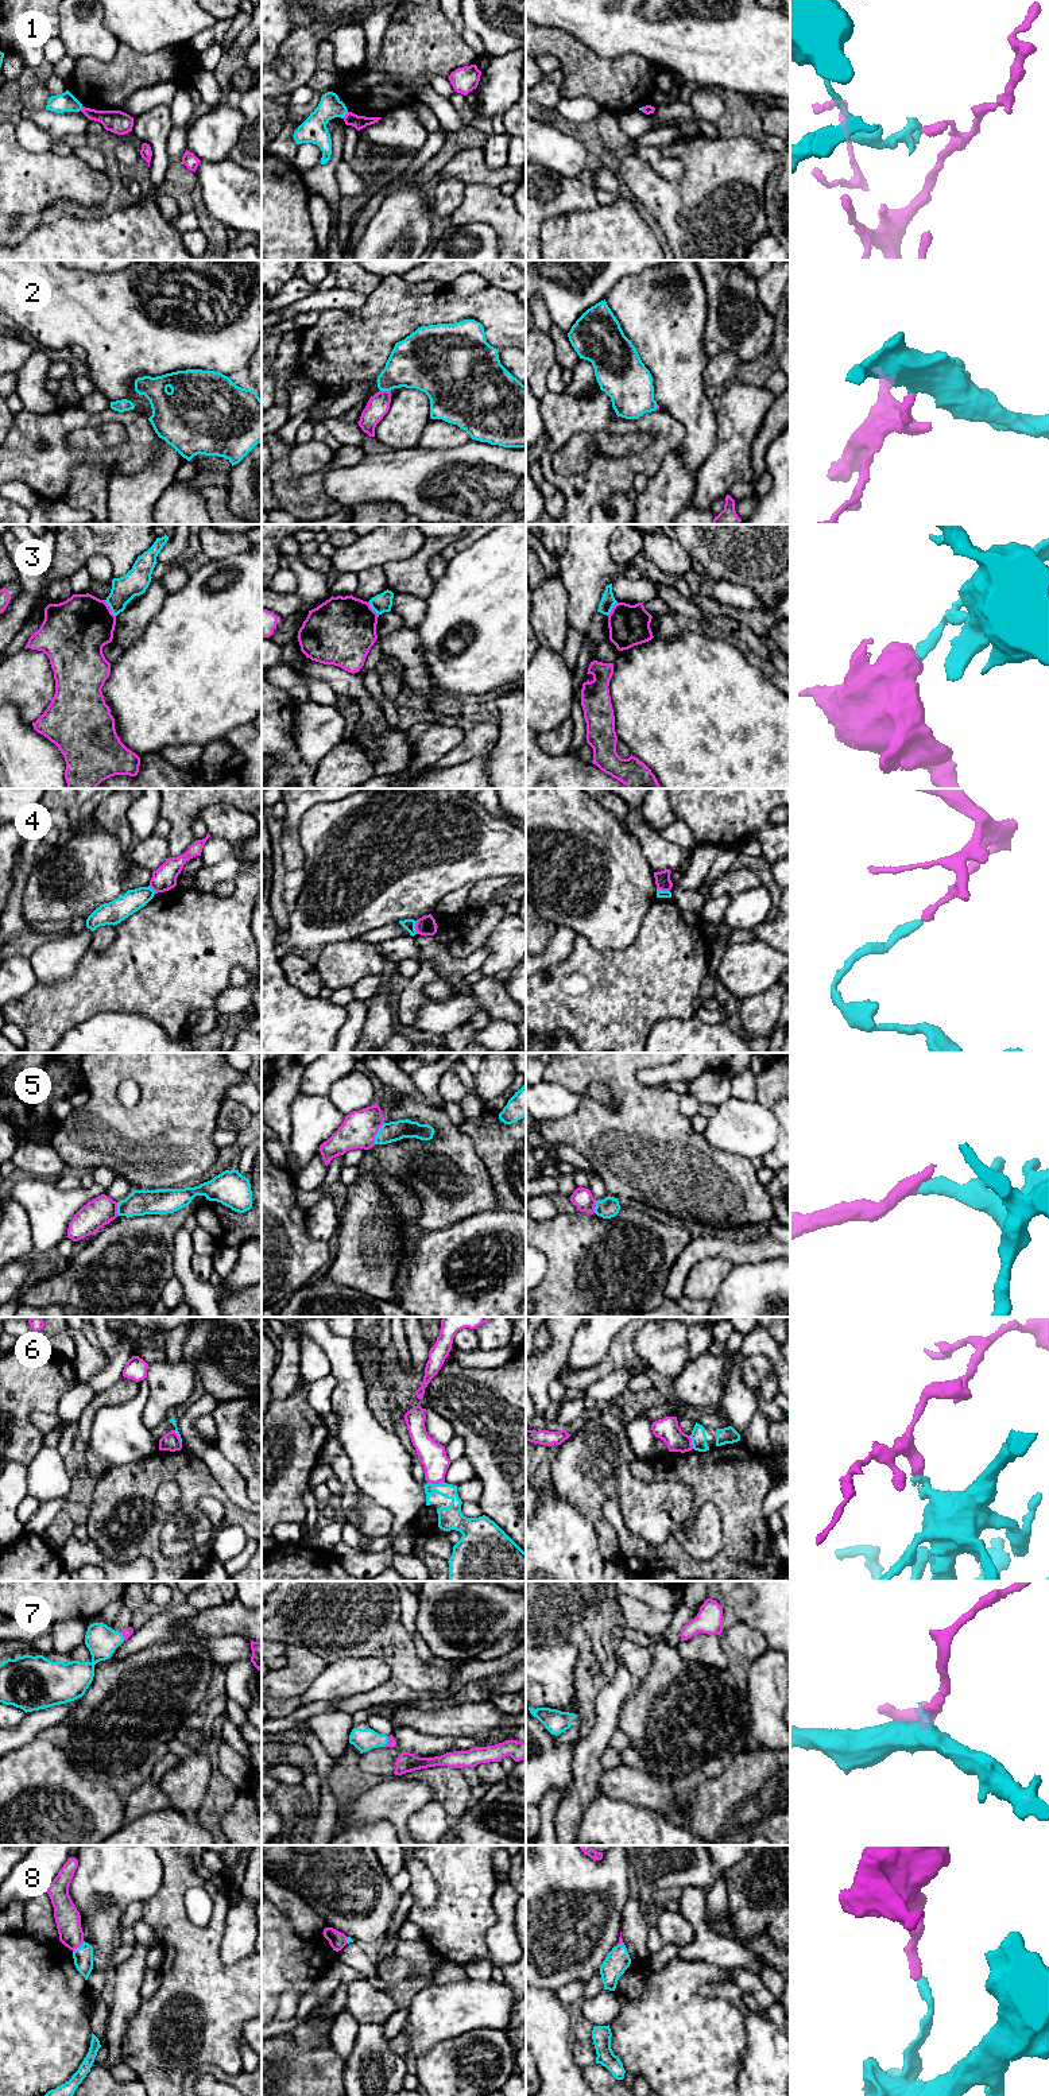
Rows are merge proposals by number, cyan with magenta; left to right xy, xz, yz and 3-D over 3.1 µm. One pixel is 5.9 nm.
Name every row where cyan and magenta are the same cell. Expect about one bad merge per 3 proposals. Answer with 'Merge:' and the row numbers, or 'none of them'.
Merge: 2, 5, 7

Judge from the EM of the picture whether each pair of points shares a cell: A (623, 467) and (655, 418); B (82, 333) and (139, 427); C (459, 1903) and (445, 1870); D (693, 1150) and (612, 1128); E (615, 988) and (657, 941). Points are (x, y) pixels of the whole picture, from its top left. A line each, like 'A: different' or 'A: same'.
A: same
B: different
C: same
D: same
E: same

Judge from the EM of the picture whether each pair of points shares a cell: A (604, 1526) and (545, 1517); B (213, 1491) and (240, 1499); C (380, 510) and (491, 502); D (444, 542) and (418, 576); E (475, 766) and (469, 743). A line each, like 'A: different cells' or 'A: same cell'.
A: different cells
B: different cells
C: different cells
D: same cell
E: different cells

